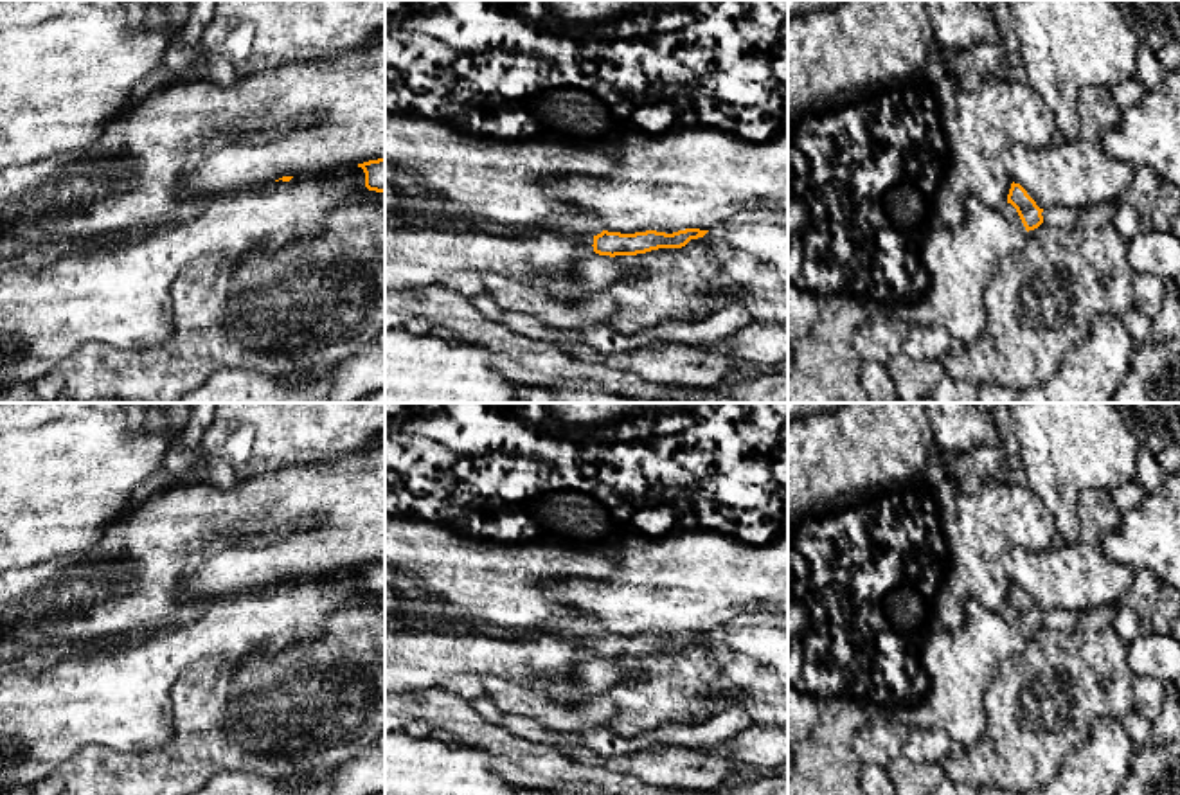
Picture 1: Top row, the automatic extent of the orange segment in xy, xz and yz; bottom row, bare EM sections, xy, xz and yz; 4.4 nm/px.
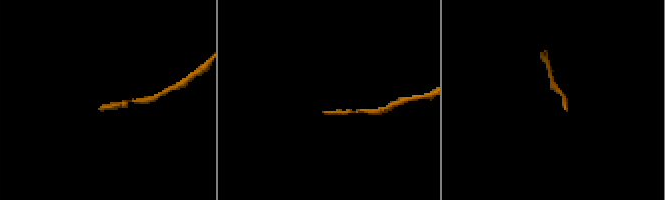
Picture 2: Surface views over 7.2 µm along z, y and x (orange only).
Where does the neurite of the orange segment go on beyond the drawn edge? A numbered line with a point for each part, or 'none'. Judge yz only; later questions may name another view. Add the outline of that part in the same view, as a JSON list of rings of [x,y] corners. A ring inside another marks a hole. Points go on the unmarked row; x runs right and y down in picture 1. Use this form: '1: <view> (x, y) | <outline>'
1: yz (1008, 614) | [[[1007,606],[1007,608],[1002,612],[1002,617],[1004,617],[1007,622],[1011,622],[1013,626],[1016,626],[1020,631],[1025,633],[1025,630],[1024,630],[1024,626],[1022,626],[1022,622],[1020,622],[1016,612],[1015,612],[1011,606]]]

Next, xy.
none

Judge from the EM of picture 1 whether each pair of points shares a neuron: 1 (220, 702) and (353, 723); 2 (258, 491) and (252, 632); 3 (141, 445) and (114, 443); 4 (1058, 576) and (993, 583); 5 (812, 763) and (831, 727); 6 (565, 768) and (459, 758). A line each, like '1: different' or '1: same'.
1: same
2: different
3: same
4: different
5: same
6: different

